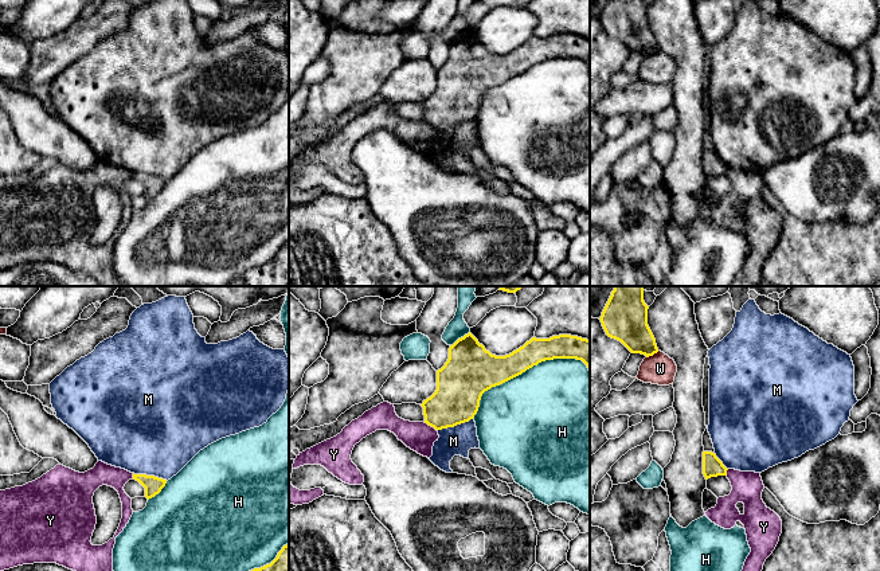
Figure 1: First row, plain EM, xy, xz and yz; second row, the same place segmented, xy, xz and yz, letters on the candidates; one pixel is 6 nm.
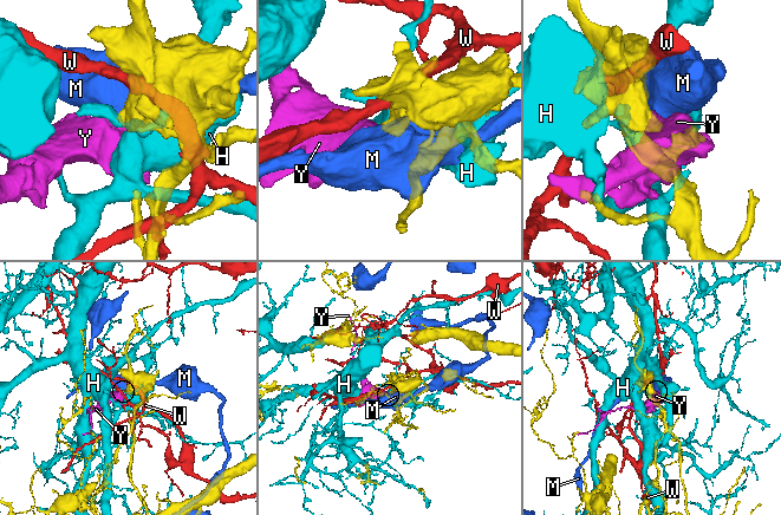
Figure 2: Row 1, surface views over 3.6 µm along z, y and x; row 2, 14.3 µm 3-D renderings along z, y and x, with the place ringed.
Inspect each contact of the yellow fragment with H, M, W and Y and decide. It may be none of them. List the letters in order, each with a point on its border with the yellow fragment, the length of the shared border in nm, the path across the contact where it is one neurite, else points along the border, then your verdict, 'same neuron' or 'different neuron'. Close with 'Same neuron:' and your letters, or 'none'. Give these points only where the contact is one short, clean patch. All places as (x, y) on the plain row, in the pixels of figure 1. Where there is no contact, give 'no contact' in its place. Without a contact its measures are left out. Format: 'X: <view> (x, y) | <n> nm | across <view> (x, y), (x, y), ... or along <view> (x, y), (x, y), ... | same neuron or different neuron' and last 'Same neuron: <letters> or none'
H: xz (523, 70) | 750 nm | different neuron
M: xz (454, 124) | 220 nm | different neuron
W: yz (652, 54) | 90 nm | different neuron
Y: xz (430, 124) | 90 nm | along xz (423, 121), (435, 129) | different neuron
Same neuron: none

